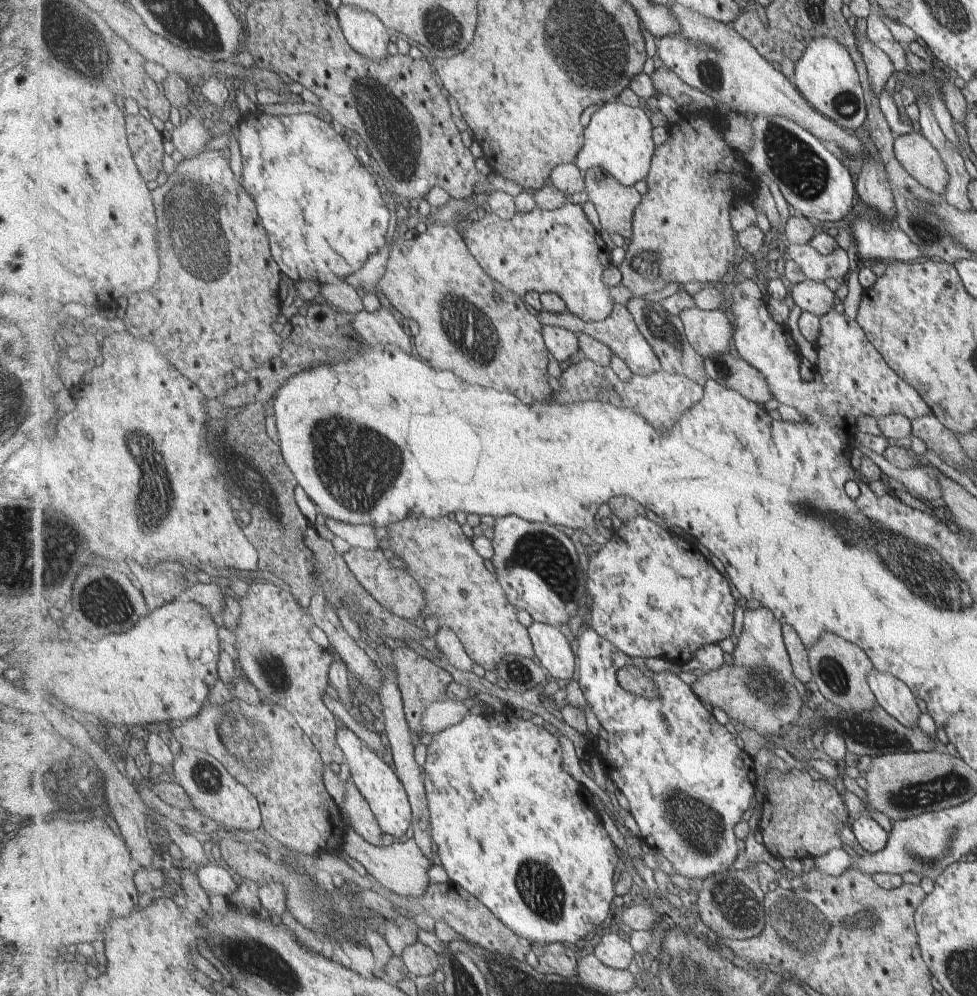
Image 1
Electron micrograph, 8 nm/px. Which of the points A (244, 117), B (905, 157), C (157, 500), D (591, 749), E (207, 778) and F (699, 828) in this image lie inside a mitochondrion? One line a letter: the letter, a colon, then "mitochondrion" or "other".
A: other
B: other
C: mitochondrion
D: other
E: mitochondrion
F: mitochondrion

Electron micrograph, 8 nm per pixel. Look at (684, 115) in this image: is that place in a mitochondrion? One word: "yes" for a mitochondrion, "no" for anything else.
no

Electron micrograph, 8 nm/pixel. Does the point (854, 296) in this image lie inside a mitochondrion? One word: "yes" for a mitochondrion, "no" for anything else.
no

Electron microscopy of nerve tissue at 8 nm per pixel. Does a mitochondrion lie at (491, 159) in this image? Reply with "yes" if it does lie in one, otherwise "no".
no

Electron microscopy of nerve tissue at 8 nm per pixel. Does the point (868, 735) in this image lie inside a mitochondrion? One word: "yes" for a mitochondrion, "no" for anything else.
yes

